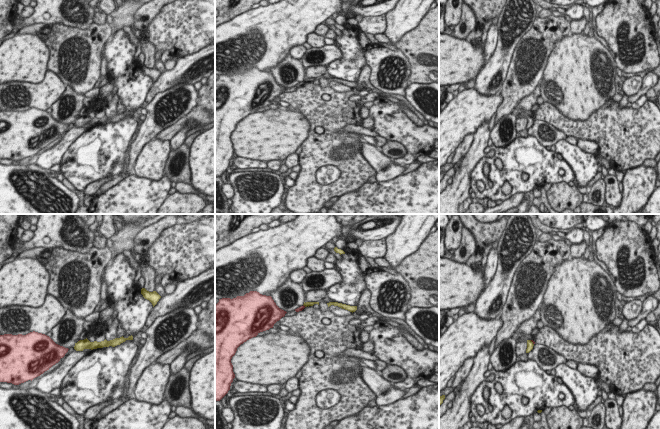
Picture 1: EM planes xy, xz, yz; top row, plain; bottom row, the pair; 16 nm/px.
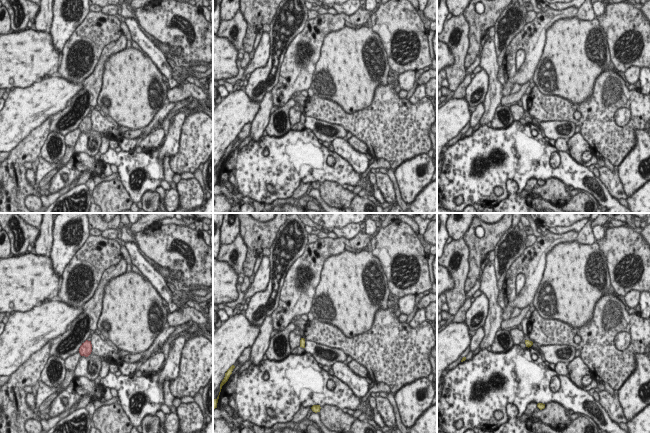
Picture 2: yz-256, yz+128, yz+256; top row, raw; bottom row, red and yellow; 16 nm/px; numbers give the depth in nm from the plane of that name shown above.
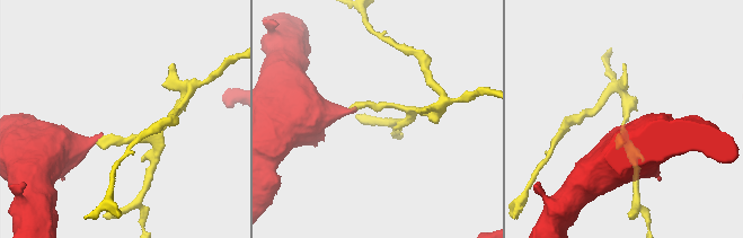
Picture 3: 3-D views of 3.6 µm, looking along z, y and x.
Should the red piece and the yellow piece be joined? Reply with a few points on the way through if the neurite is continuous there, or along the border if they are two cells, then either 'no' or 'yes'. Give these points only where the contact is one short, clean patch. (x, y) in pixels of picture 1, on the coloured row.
border yz (530, 340), (533, 344); no

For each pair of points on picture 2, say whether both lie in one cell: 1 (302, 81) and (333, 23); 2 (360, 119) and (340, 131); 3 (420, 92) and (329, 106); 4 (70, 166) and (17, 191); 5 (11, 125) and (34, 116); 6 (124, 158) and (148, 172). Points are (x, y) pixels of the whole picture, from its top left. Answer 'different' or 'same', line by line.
1: same
2: different
3: different
4: different
5: same
6: same

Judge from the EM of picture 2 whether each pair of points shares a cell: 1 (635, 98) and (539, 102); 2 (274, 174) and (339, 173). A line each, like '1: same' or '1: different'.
1: same
2: same

